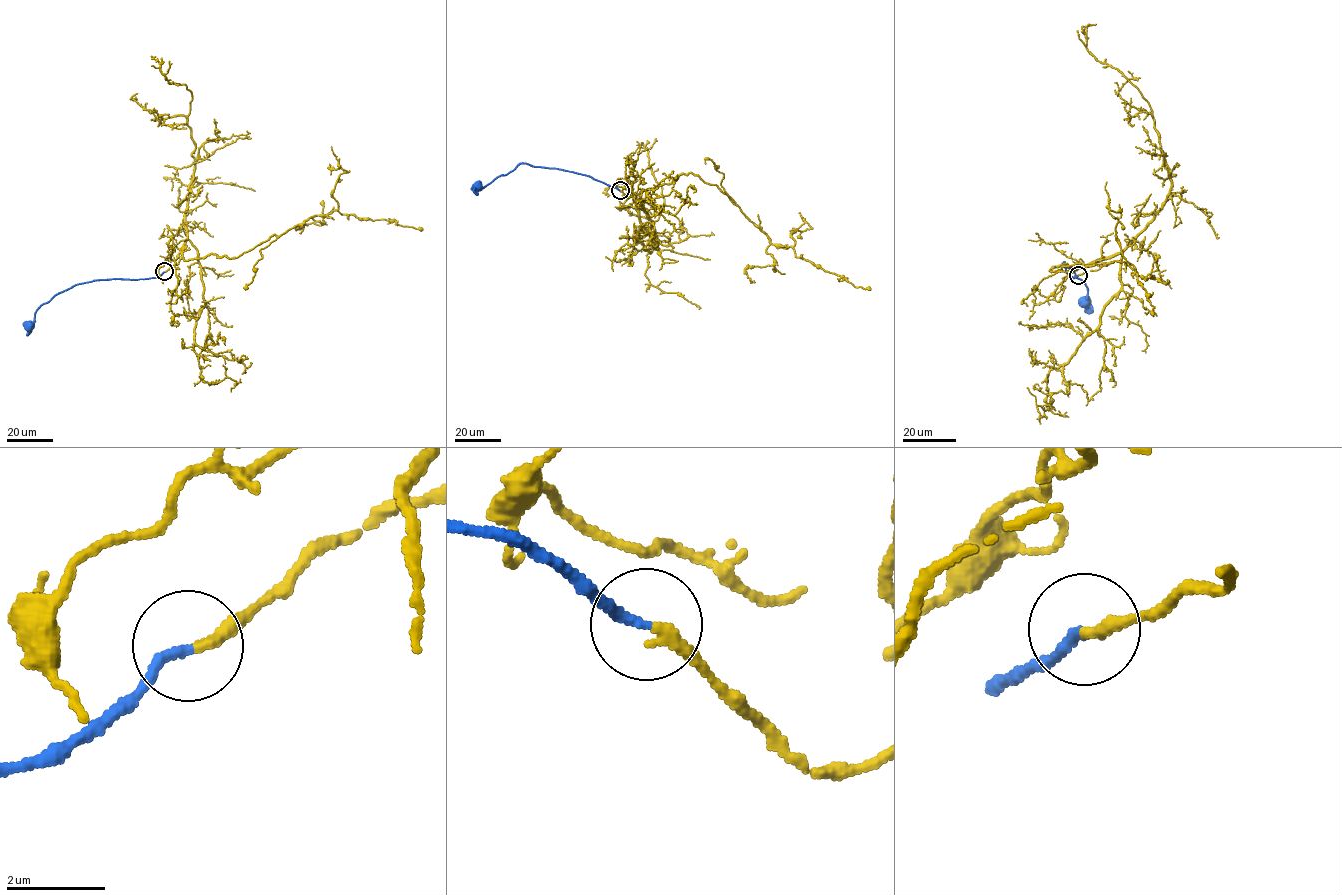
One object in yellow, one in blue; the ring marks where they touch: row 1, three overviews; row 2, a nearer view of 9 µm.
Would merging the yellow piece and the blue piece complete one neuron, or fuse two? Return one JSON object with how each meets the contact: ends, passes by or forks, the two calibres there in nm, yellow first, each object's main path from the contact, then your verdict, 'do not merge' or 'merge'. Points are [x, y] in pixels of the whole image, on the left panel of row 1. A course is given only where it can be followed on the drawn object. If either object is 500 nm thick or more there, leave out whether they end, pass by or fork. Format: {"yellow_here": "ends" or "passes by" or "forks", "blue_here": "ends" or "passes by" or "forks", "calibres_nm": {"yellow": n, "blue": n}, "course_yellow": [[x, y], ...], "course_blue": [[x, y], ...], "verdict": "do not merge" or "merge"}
{"yellow_here": "ends", "blue_here": "ends", "calibres_nm": {"yellow": 260, "blue": 200}, "course_yellow": [[164, 271], [182, 258], [212, 254], [236, 258], [270, 236], [334, 210], [423, 229]], "course_blue": [[164, 271], [157, 277], [93, 280], [75, 284], [38, 308], [34, 323], [28, 327]], "verdict": "merge"}

